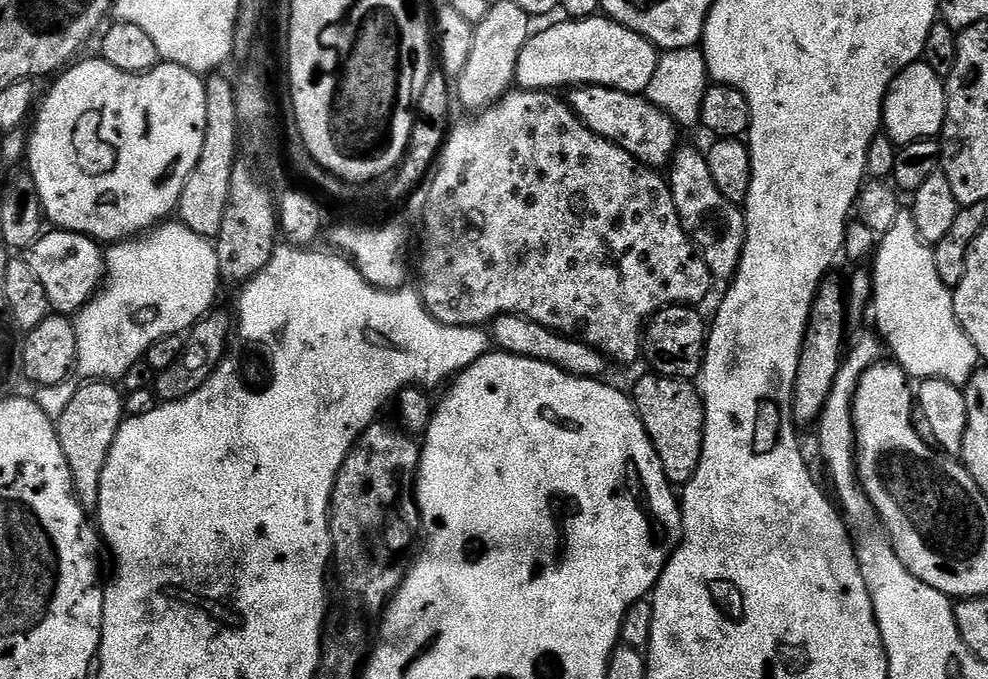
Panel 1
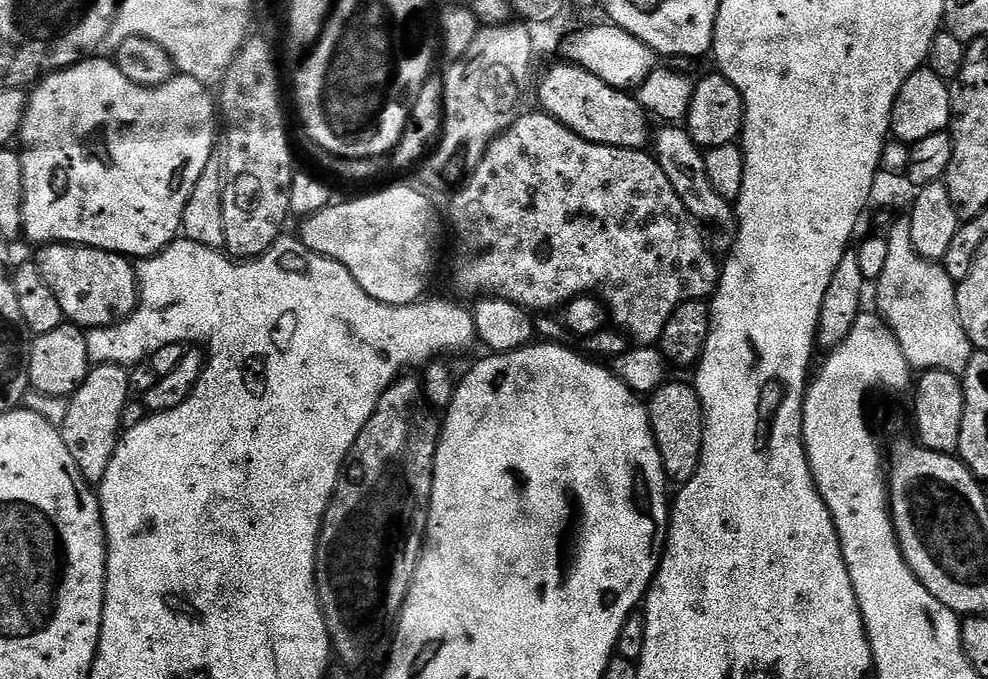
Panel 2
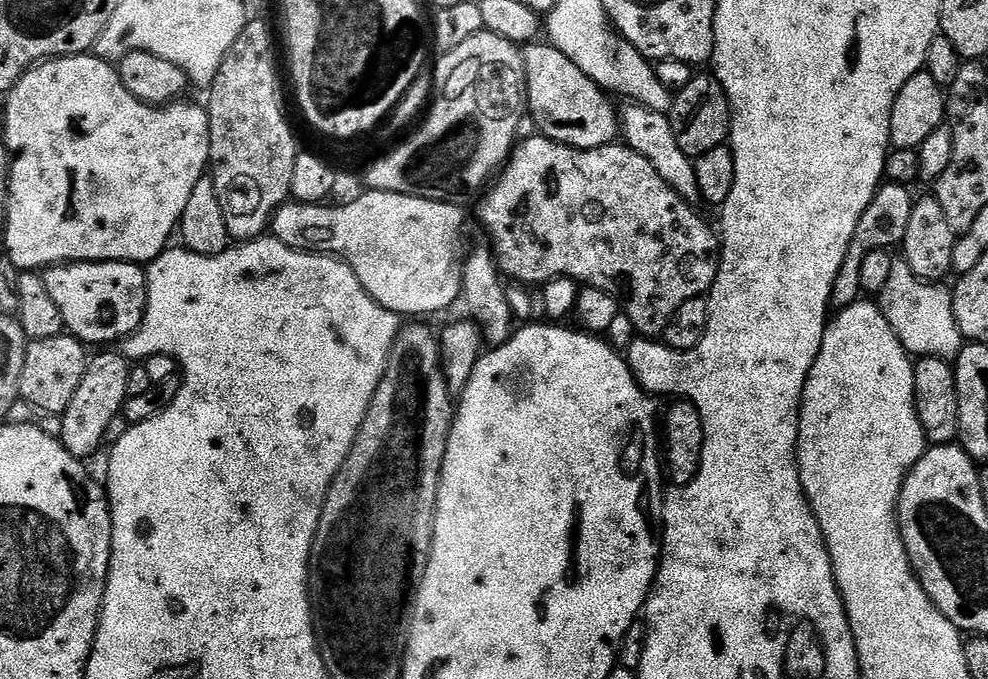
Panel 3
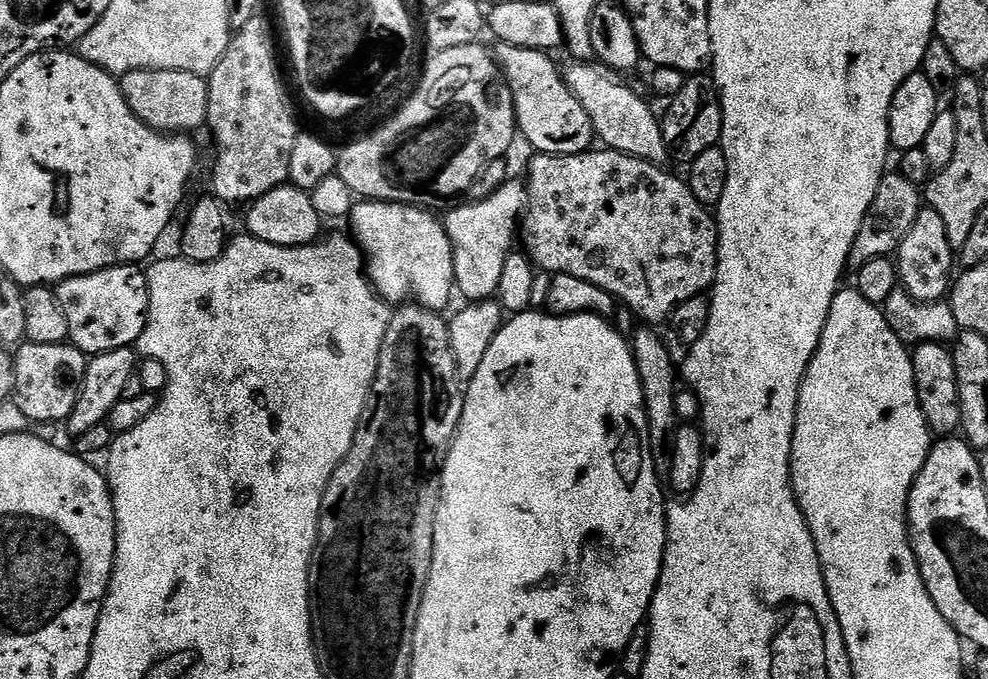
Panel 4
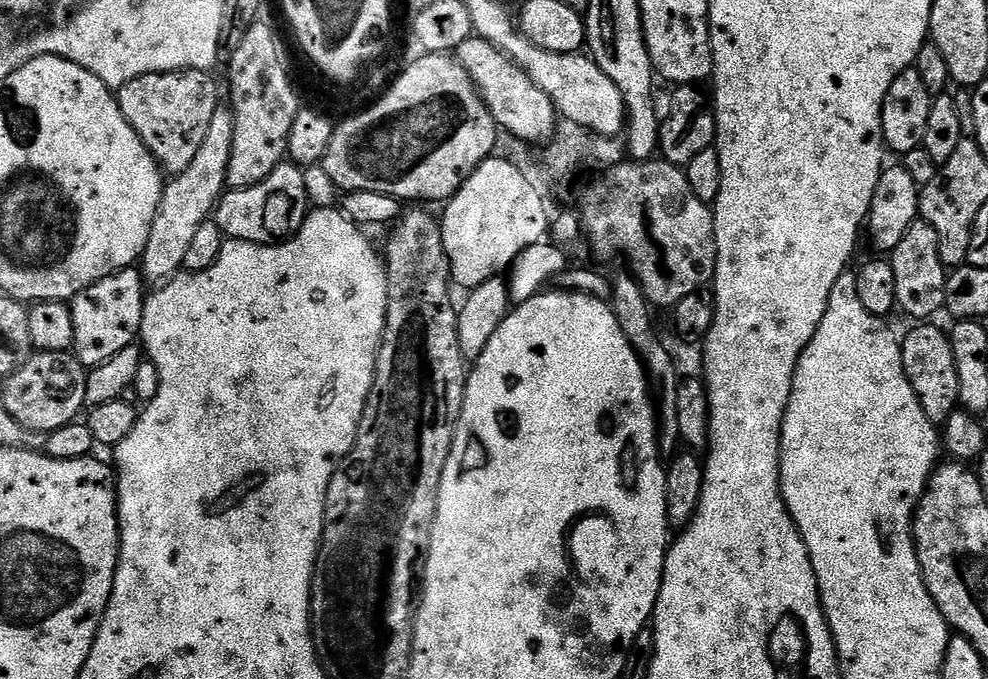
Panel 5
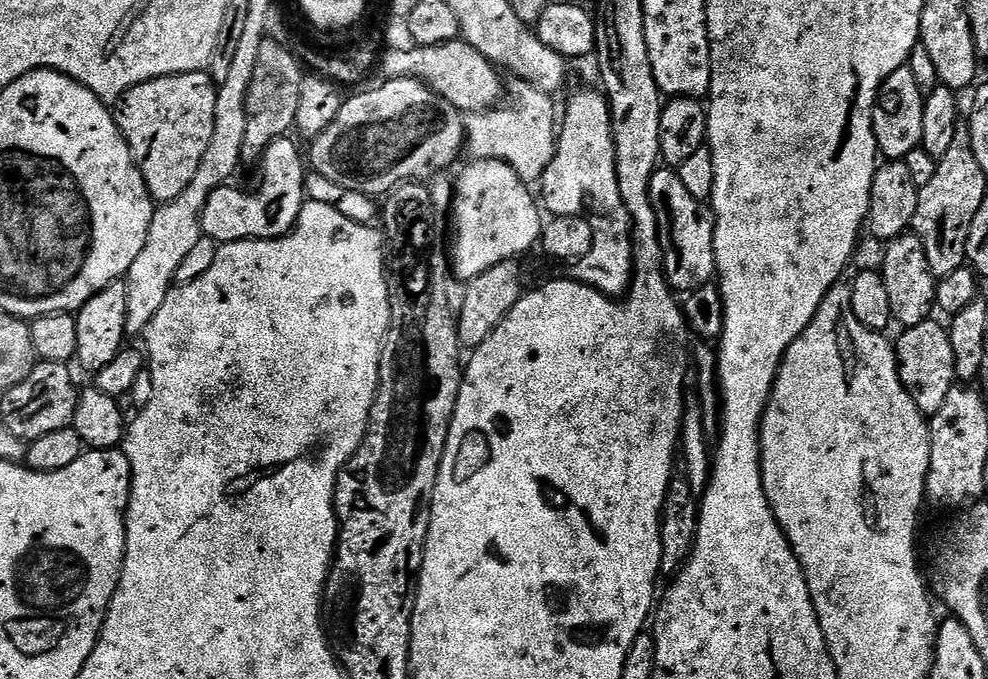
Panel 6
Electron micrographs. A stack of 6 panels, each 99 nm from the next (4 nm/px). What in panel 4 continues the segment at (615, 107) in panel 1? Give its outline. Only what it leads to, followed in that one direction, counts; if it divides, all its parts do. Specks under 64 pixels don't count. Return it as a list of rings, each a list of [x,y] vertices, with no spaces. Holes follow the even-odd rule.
[[[500,44],[497,49],[494,55],[514,102],[519,135],[523,139],[525,136],[529,146],[536,148],[532,150],[546,156],[573,156],[589,151],[594,144],[590,114],[564,81],[562,68],[551,60],[553,57],[547,52],[509,44]]]

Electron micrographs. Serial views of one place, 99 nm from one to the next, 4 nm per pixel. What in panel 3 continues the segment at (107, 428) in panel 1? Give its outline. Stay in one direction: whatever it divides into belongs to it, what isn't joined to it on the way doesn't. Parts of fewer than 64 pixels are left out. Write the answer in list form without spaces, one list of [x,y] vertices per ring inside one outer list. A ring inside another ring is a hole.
[[[100,350],[91,357],[88,369],[82,378],[82,386],[70,398],[70,406],[61,415],[62,434],[59,438],[66,450],[74,454],[79,460],[87,461],[88,456],[95,454],[104,444],[104,435],[110,422],[124,411],[124,403],[128,401],[126,382],[130,361],[127,356],[116,350]]]

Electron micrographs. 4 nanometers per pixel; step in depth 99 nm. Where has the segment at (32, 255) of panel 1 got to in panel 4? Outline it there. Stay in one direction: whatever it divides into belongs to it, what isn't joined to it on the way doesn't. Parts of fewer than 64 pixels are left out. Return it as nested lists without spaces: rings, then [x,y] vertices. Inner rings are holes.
[[[120,264],[117,268],[103,268],[66,278],[55,285],[54,291],[70,326],[68,340],[89,358],[110,350],[131,348],[139,341],[142,330],[146,330],[150,290],[148,273],[143,267]]]

